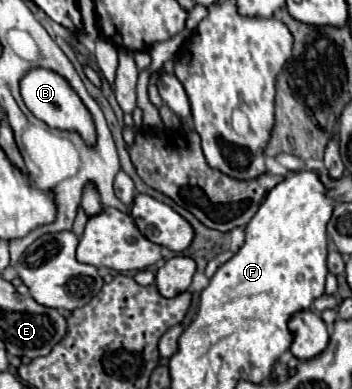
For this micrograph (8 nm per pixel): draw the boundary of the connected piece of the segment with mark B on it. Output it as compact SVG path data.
M31 68L19 82L19 92L21 98L25 102L25 106L29 108L29 112L43 120L49 128L57 128L57 130L67 130L67 132L77 132L83 142L87 146L95 146L97 140L97 132L95 132L95 122L91 112L87 110L87 106L83 104L83 100L77 96L77 92L71 88L71 84L57 72L47 70L47 68Z

